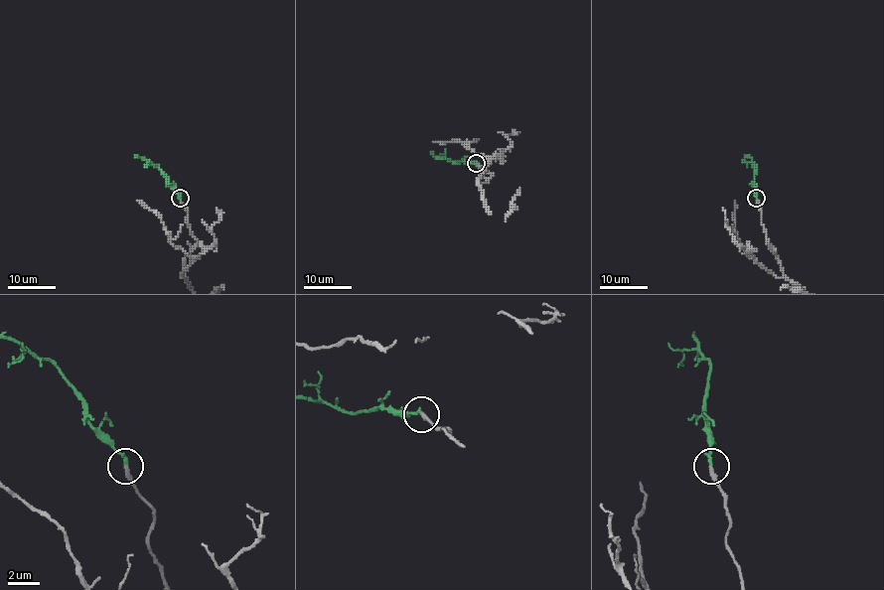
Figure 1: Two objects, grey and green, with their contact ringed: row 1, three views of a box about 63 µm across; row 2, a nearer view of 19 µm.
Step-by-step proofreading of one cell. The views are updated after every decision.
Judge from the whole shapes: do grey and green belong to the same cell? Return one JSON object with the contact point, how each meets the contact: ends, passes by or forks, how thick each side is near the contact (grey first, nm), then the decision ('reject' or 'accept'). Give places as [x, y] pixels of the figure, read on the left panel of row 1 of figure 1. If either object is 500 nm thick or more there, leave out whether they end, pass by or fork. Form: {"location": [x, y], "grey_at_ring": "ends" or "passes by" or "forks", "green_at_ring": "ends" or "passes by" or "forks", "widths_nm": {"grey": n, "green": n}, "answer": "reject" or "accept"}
{"location": [180, 198], "grey_at_ring": "ends", "green_at_ring": "ends", "widths_nm": {"grey": 280, "green": 200}, "answer": "accept"}

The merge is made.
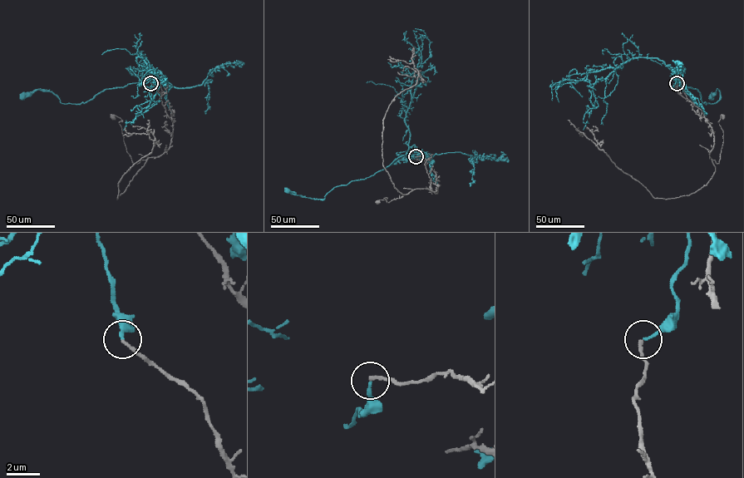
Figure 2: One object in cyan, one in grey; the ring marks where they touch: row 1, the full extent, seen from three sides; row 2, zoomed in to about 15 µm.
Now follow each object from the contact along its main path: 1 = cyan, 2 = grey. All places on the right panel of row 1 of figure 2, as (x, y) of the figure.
1: (677, 83), (678, 71), (674, 80), (697, 89), (703, 103), (714, 103), (720, 91), (711, 96)
2: (677, 83), (677, 91), (711, 126), (709, 156), (719, 163), (722, 116)

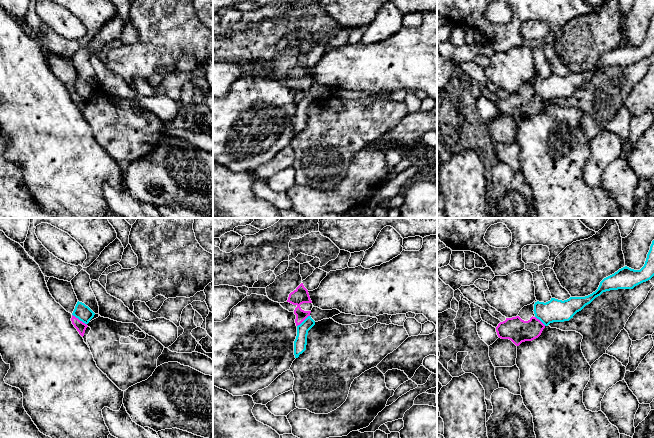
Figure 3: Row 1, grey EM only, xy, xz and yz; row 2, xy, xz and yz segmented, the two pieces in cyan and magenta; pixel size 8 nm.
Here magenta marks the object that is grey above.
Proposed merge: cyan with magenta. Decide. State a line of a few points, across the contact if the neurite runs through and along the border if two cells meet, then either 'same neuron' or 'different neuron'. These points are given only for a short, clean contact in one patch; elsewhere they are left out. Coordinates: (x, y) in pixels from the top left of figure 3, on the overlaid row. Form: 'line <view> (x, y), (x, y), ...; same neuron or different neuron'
line xy (72, 314), (86, 324); different neuron

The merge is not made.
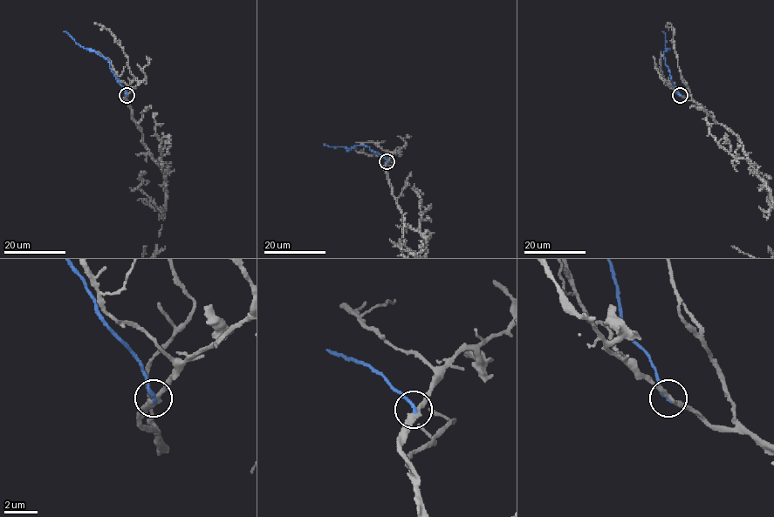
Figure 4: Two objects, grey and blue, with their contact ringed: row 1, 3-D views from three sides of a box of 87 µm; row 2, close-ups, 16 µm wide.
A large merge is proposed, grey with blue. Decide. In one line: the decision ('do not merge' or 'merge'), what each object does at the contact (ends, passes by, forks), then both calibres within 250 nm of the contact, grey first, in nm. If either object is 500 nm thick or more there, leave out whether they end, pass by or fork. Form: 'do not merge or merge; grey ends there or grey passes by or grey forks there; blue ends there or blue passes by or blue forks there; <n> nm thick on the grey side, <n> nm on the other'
do not merge; grey passes by; blue ends there; 300 nm thick on the grey side, 240 nm on the other

